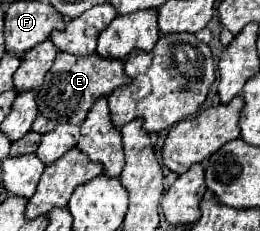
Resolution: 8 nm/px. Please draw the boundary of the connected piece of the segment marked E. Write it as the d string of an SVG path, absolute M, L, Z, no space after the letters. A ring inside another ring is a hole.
M58 52L52 68L44 78L44 84L38 90L38 110L46 118L56 120L60 124L82 124L96 98L108 96L114 88L120 88L124 84L128 84L128 74L124 72L124 60L120 58L104 58L100 54L74 56L68 52Z

